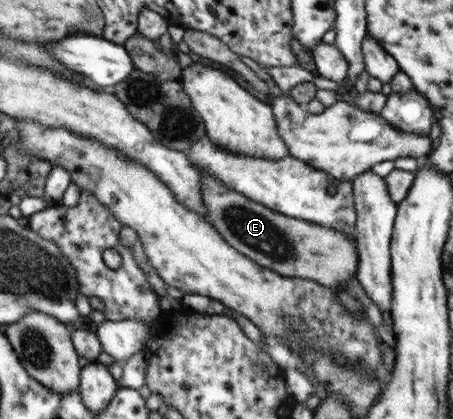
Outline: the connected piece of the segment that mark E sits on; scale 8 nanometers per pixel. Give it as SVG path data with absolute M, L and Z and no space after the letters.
M198 171L209 222L232 248L256 264L280 276L312 280L335 291L340 290L342 282L356 276L359 256L354 235L347 236L330 226L283 215L228 188L218 177Z

